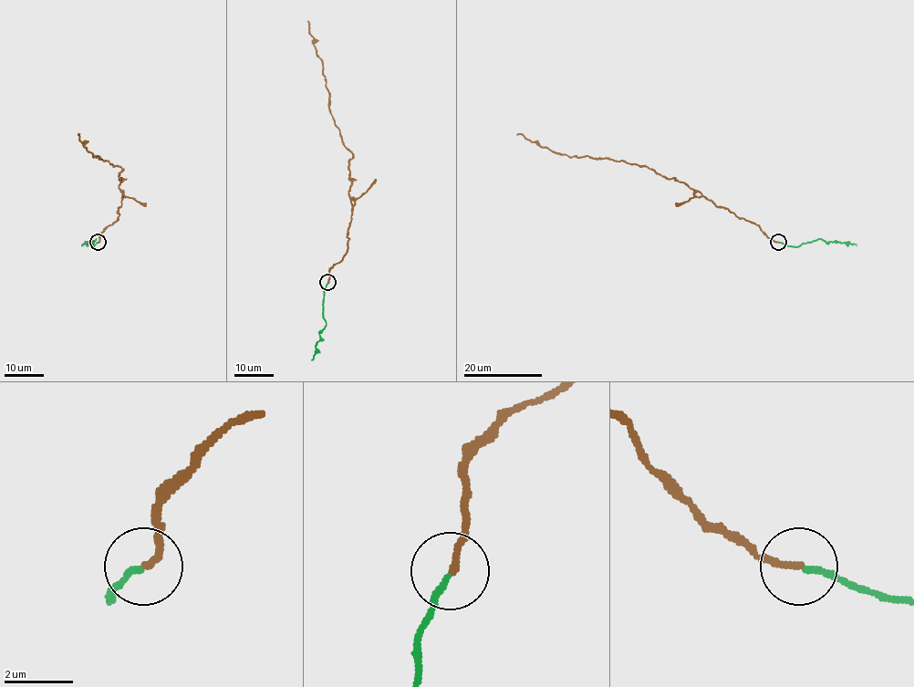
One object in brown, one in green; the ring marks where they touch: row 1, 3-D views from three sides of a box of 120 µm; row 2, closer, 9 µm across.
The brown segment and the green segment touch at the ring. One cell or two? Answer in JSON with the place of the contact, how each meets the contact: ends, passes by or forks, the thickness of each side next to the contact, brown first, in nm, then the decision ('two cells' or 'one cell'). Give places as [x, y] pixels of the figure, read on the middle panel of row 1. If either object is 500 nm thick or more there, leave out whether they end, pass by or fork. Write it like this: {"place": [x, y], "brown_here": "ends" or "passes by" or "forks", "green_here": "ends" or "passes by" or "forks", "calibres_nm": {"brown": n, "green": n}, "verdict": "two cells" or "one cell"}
{"place": [327, 282], "brown_here": "ends", "green_here": "ends", "calibres_nm": {"brown": 190, "green": 170}, "verdict": "two cells"}

